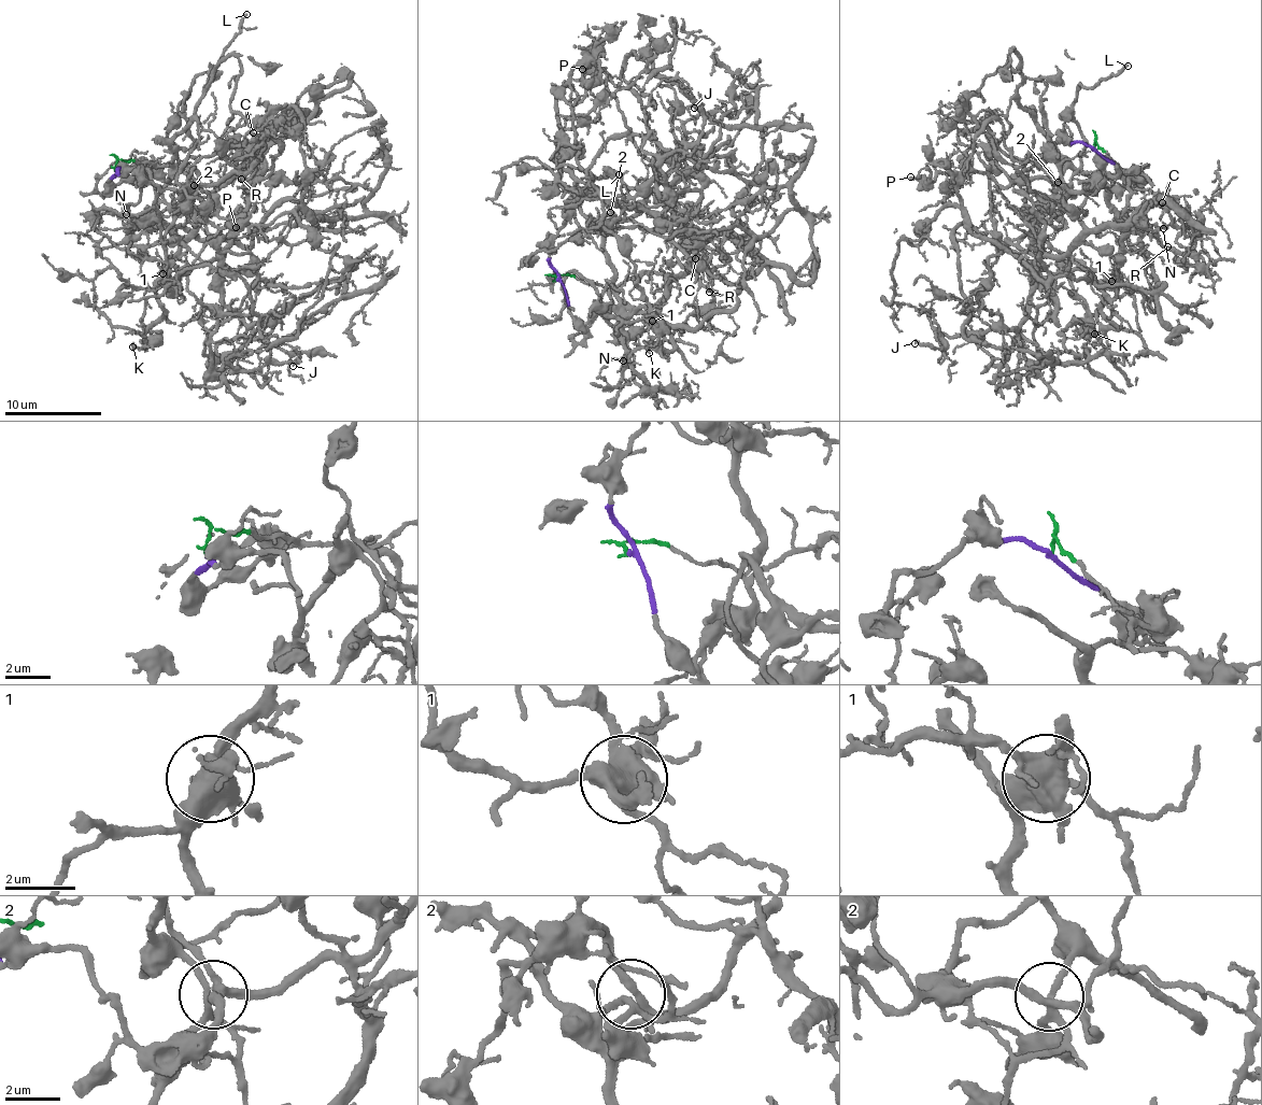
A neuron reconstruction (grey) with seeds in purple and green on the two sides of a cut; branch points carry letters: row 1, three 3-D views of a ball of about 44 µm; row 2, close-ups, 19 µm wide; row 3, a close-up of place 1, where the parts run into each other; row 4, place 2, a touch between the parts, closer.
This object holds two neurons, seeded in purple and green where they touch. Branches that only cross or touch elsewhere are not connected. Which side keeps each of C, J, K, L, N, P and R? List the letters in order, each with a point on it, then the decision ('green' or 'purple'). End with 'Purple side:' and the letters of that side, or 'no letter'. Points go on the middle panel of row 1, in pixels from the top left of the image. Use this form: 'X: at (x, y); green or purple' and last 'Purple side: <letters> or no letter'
C: at (695, 258); green
J: at (694, 108); green
K: at (649, 353); green
L: at (619, 174); purple
N: at (623, 360); green
P: at (582, 69); purple
R: at (709, 292); green
Purple side: L, P

